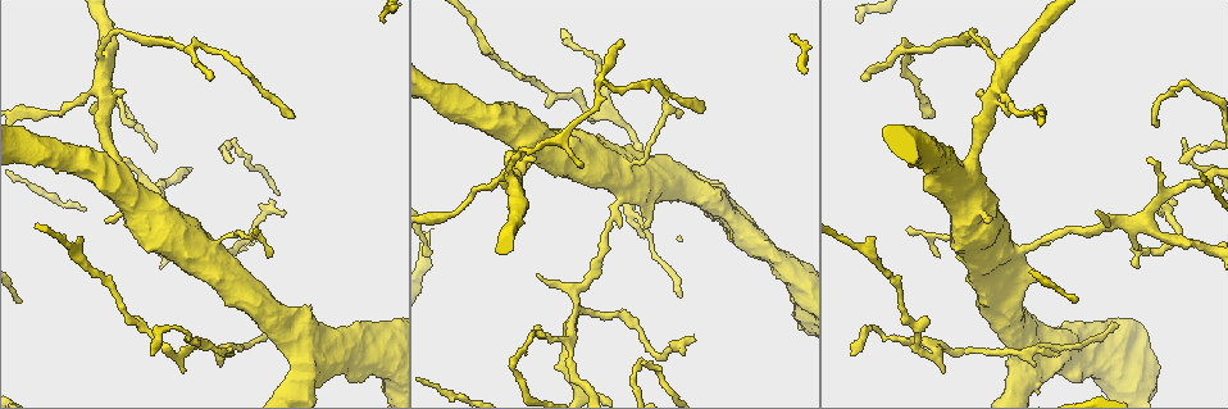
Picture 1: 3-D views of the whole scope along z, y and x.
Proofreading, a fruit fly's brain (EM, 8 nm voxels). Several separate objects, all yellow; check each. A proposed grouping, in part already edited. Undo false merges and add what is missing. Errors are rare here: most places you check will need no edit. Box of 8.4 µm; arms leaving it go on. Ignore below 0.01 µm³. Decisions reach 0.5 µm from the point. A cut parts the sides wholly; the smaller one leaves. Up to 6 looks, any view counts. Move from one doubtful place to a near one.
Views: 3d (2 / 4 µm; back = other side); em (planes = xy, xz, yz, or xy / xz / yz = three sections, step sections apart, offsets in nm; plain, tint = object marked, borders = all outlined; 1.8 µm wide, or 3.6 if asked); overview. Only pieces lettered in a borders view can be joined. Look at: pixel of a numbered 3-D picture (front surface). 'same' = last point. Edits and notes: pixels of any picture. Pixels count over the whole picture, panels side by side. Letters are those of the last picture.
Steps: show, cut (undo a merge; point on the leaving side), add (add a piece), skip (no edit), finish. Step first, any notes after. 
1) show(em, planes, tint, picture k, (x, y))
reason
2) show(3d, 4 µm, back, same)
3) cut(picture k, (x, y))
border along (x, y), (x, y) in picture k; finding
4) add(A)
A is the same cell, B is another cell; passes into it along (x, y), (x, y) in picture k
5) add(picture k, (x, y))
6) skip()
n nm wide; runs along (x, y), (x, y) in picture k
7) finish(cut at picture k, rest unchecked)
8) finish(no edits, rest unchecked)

show(em, xz, step 16, tint, picture 1, (100, 69))
thick turns thin

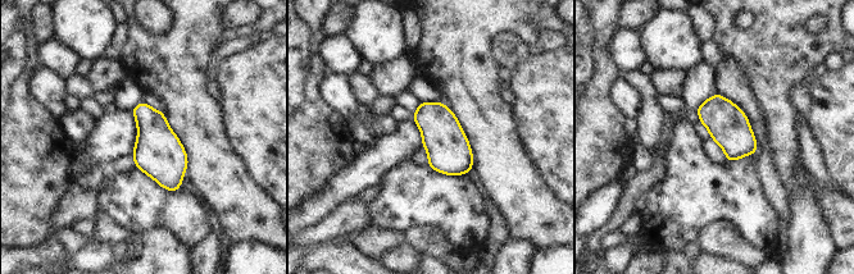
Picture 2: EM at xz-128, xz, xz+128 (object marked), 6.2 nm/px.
show(em, planes, borders, same)

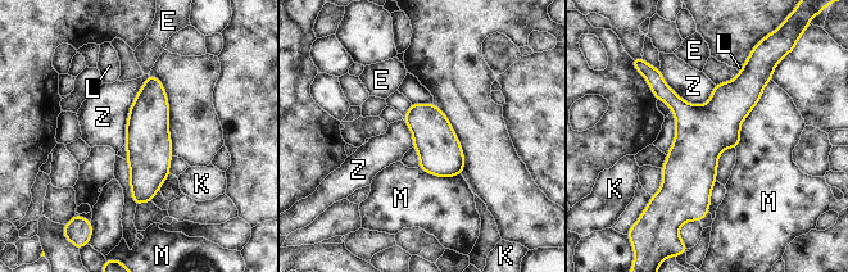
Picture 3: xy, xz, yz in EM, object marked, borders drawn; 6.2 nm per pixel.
skip()
E, K, L, M and Z are other cells; runs along (744, 71), (697, 145), (695, 214) in picture 3; all the same cell

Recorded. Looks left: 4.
show(3d, 2 µm, picture 1, (576, 304))
four-way junction

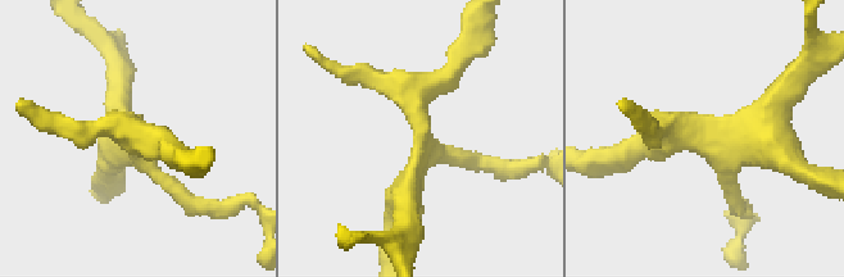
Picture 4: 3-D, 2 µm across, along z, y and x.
show(em, planes, borders, picture 4, (715, 142))

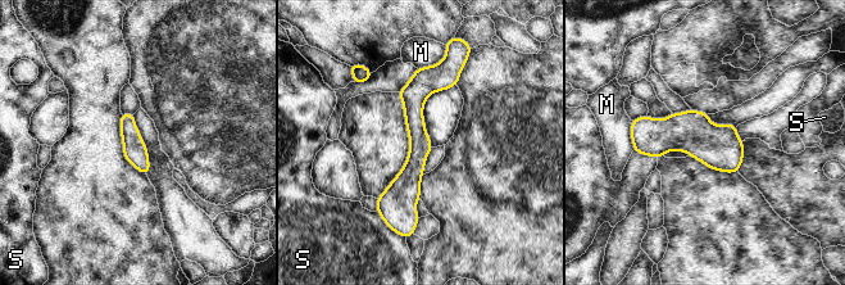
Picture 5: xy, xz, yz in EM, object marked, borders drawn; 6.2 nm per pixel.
skip()
M touches over 180 nm; M and S are other cells; border along (376, 212), (387, 225) in picture 5; continuous, no second cell

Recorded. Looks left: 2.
show(3d, 4 µm, picture 1, (653, 367))
abrupt turn

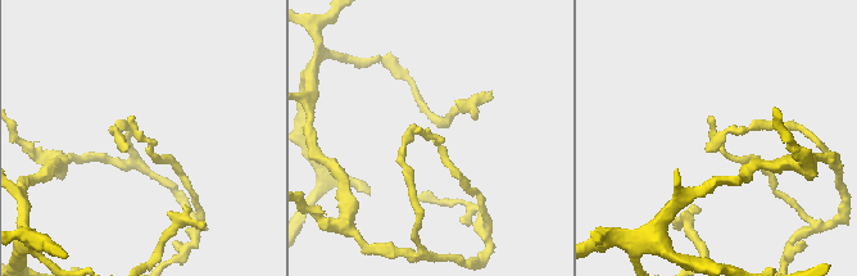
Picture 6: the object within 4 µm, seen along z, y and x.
show(em, planes, borders, picture 6, (429, 137))
need the tissue

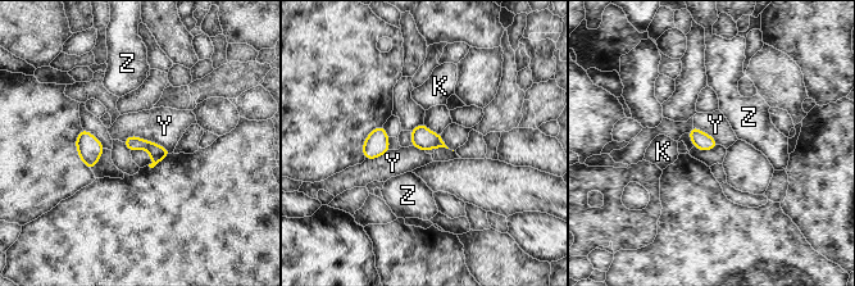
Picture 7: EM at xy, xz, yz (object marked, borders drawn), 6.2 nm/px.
skip()
Y touches over 320 nm; K, Y and Z are other cells; one cell here

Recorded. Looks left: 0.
finish(no edits, rest unchecked)

